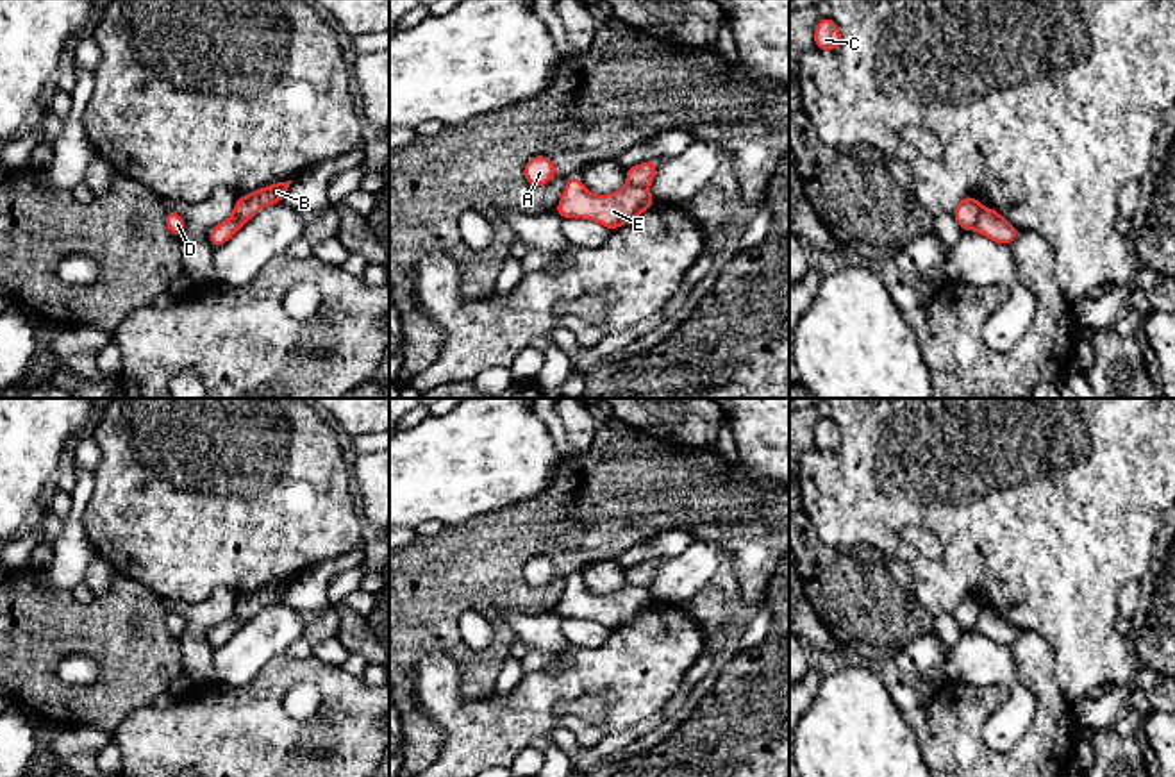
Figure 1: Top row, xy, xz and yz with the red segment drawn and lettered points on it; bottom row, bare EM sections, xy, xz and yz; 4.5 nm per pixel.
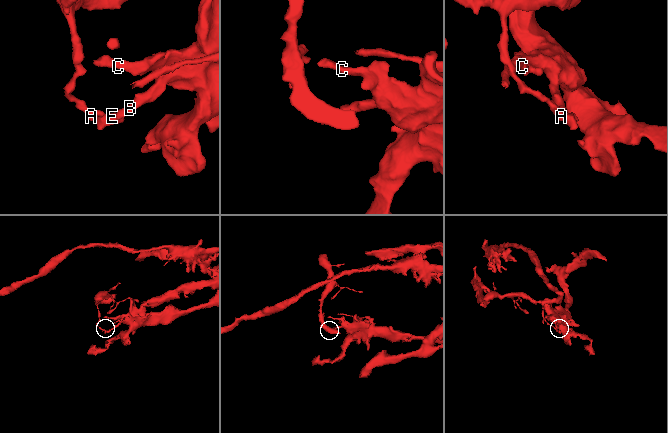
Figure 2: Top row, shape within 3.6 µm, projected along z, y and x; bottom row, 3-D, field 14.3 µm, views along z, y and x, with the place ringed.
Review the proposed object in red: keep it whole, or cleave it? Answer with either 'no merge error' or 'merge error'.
merge error

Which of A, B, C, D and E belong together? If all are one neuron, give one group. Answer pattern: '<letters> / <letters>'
A D E / B C

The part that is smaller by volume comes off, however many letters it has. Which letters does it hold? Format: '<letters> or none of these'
A, D, E

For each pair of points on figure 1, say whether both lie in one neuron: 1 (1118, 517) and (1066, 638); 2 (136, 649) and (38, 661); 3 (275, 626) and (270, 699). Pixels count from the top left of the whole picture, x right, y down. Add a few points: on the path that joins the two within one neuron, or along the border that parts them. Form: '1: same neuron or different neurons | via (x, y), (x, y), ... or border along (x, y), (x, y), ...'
1: same neuron | via (1088, 547), (1070, 565), (1070, 608)
2: same neuron | via (111, 642), (63, 642)
3: different neurons | border along (284, 651), (243, 685)

